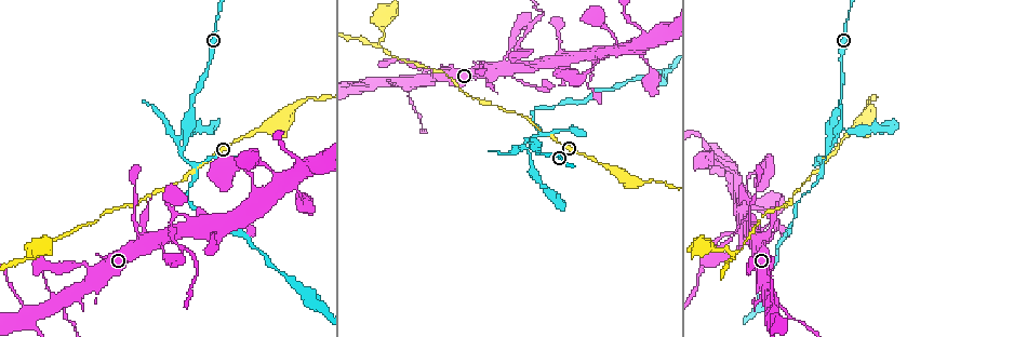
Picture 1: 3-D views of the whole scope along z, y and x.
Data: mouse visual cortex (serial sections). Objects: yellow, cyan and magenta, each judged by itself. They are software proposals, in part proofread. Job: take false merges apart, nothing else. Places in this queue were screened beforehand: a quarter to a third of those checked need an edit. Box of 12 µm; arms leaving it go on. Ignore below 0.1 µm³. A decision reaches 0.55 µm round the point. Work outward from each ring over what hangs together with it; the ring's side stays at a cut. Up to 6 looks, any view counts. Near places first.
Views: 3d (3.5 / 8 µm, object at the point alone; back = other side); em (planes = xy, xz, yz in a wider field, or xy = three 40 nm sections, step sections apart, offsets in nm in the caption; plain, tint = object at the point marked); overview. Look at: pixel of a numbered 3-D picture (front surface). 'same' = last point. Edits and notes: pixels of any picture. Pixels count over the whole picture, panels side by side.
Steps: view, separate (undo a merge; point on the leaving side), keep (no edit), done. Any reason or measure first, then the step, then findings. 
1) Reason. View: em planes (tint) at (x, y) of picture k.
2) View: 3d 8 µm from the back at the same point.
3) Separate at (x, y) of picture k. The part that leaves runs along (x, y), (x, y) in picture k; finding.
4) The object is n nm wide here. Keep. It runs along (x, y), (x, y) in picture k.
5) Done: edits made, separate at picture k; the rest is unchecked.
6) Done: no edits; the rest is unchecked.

Calibre changes. View: 3d 3.5 µm at (746, 202) of picture 1.

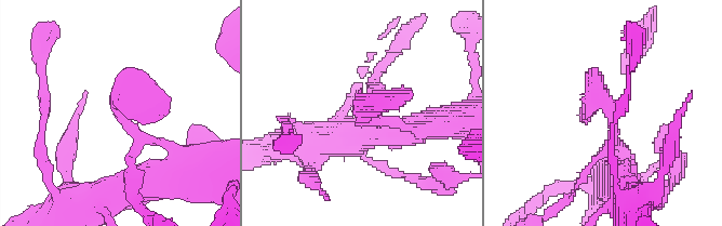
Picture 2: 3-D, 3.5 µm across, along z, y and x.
Now the EM. View: em xy step 5 (tint) at (370, 119) of picture 2.

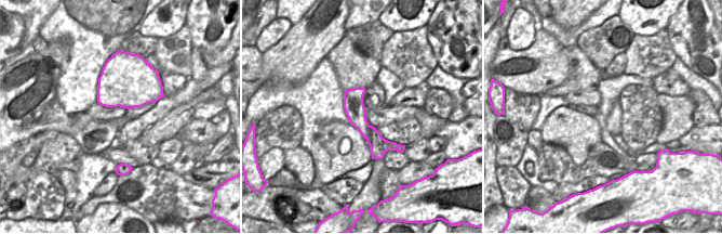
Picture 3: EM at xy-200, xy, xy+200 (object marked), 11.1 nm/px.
Separate at (391, 57) of picture 2. Two cells meet here.

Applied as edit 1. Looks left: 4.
View: overview.

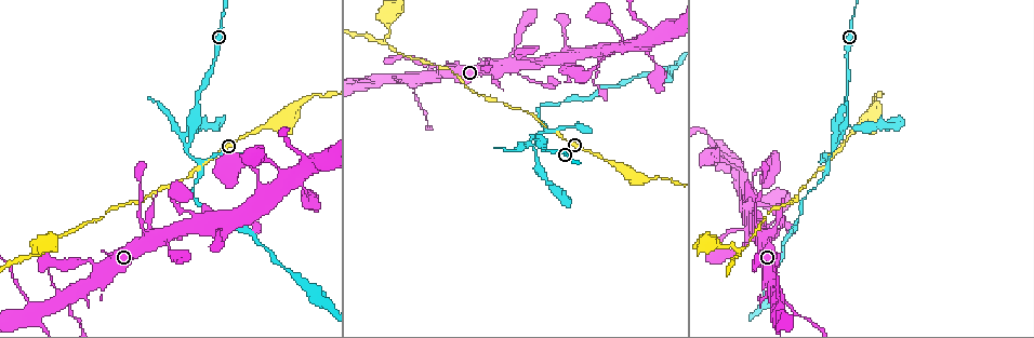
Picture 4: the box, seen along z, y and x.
Thin neck. View: 3d 3.5 µm at (540, 132) of picture 4.

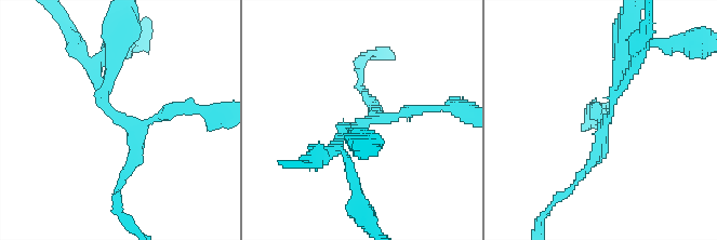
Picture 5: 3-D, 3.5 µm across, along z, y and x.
Need the tissue. View: em xy step 5 (tint) at (356, 125) of picture 5.

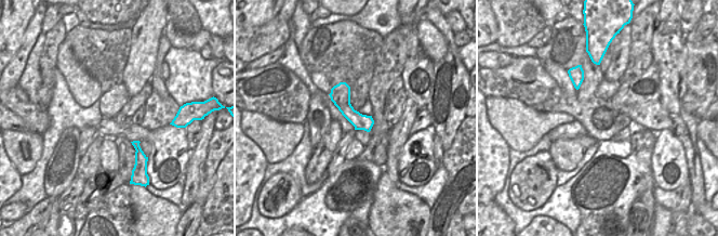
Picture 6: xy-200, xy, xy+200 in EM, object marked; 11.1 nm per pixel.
Separate at (374, 118) of picture 5. The part that leaves runs along (345, 128), (375, 117), (364, 95) in picture 5; two cells meet here.

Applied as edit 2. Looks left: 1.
Abrupt turn. View: 3d 3.5 µm at (738, 253) of picture 4.

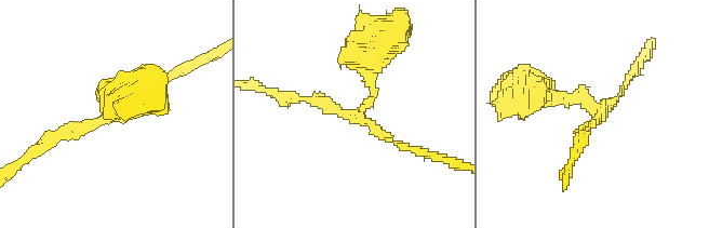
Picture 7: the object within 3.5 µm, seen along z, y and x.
3 arms meet here; the arms are 100, 150, 200 nm wide. Separate at (373, 91) of picture 7. The part that leaves runs along (375, 128), (359, 117), (372, 94), (369, 48) in picture 7; a second cell is stuck on.

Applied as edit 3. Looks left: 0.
Done: edits made, separate at picture 2, separate at picture 5, separate at picture 7; the rest is unchecked.

